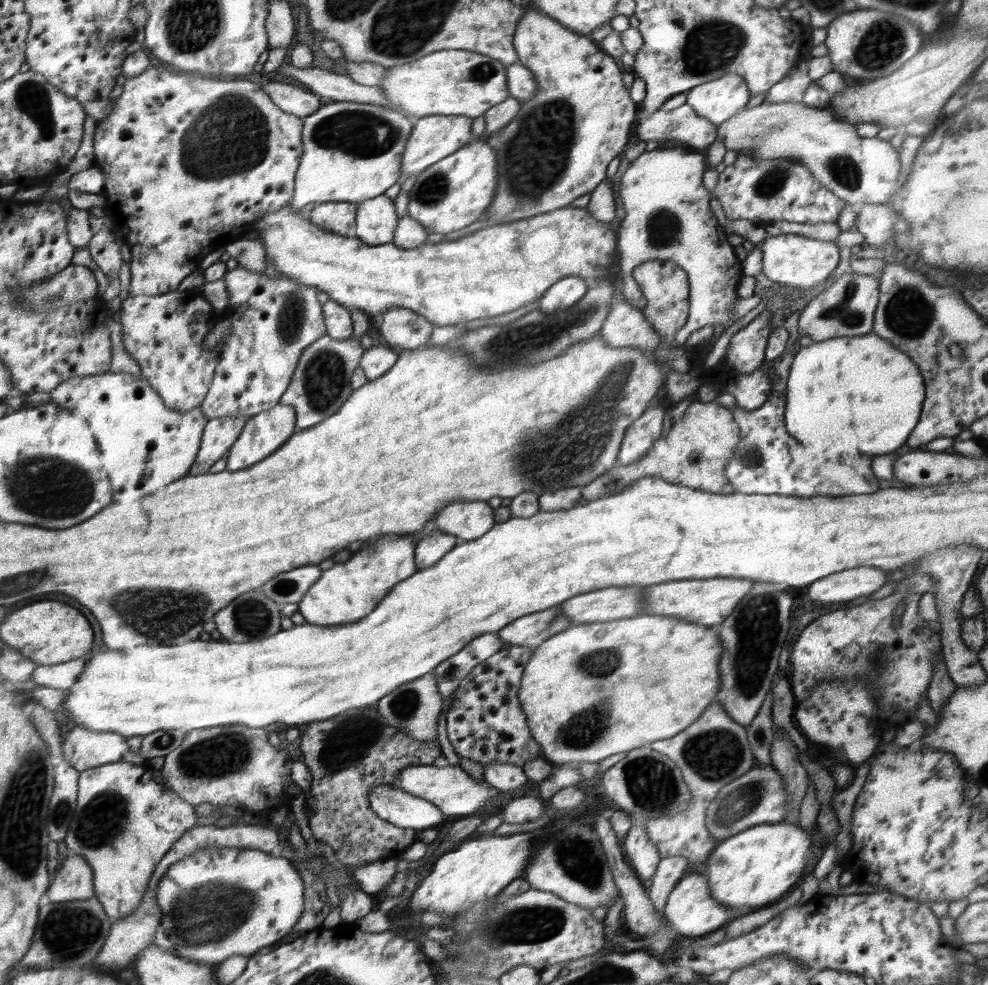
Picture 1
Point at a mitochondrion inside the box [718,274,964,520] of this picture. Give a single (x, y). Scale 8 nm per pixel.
(908, 313)

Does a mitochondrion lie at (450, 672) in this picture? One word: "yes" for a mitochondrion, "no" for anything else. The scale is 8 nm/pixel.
yes

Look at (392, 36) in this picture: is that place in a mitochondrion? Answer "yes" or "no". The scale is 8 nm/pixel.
yes

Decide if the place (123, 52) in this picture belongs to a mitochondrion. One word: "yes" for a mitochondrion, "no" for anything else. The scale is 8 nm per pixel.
no

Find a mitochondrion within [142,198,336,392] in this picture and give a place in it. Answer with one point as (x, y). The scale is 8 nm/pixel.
(292, 312)

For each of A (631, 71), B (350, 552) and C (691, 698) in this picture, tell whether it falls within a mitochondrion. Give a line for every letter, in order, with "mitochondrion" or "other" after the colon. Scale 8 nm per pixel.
A: other
B: other
C: other

